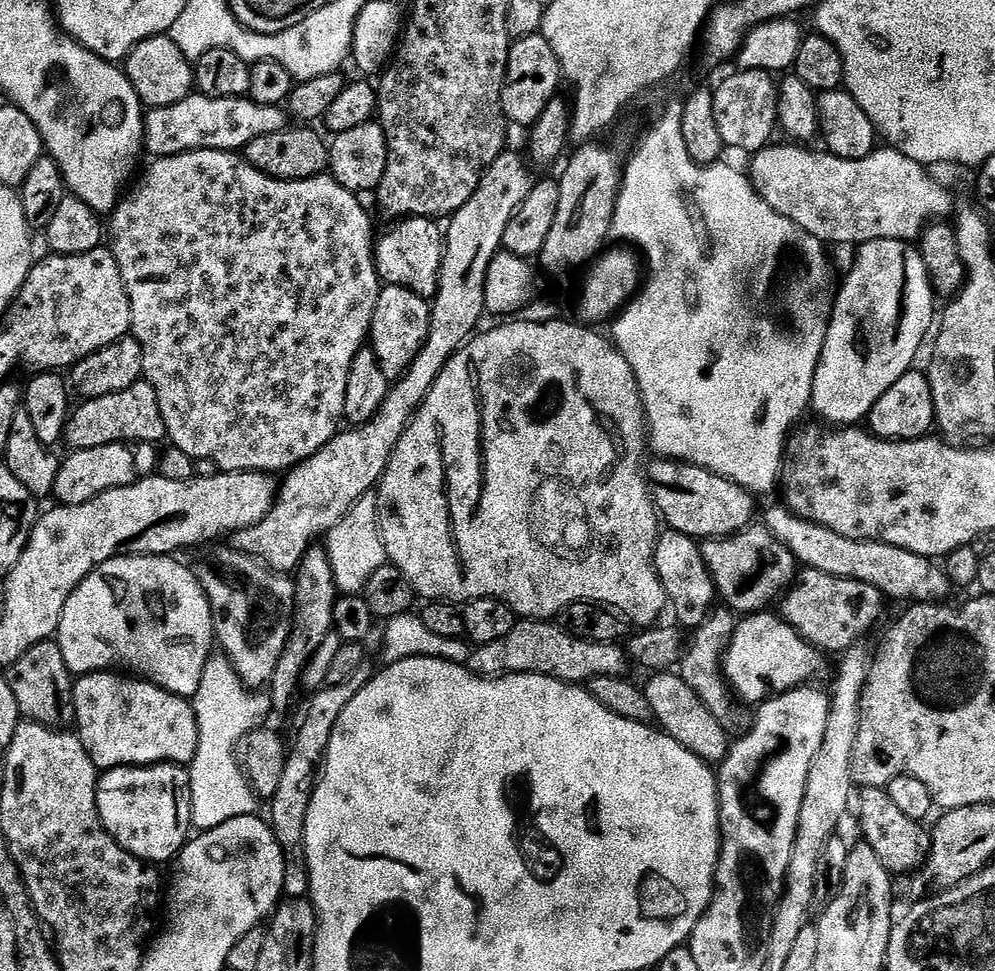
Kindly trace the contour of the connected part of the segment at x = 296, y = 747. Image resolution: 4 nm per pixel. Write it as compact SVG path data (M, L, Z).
M365 662L357 673L352 674L346 682L328 684L318 692L311 693L308 709L304 712L304 721L296 734L296 741L291 741L286 770L282 770L282 778L278 785L278 794L267 805L266 819L272 826L272 833L284 848L284 896L289 899L305 899L309 895L308 864L304 860L304 839L306 838L306 814L310 814L310 802L314 798L316 781L322 771L322 765L328 755L330 738L334 734L334 726L338 726L338 718L342 718L342 710L370 682L374 675L371 663Z

